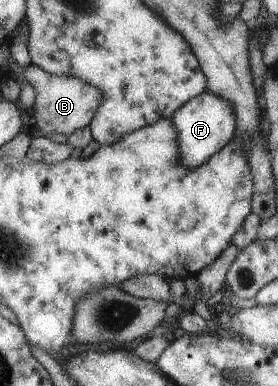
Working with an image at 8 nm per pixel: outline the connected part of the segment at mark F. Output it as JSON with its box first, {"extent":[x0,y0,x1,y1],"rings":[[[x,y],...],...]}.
{"extent":[172,91,236,168],"rings":[[[209,91],[190,98],[182,104],[172,116],[172,126],[175,129],[178,144],[178,161],[187,168],[196,167],[218,148],[225,146],[236,132],[236,120],[232,104]]]}

